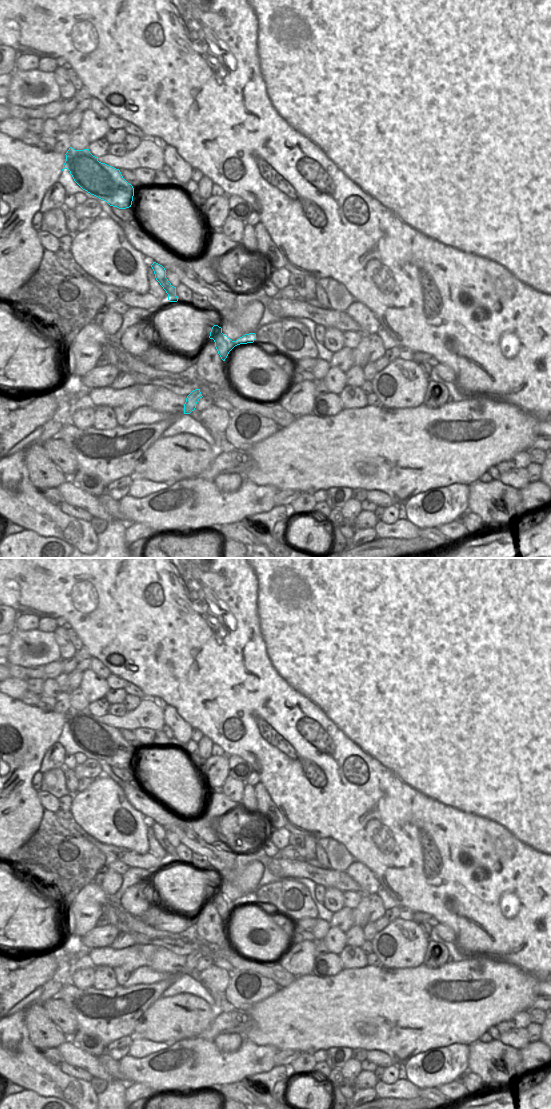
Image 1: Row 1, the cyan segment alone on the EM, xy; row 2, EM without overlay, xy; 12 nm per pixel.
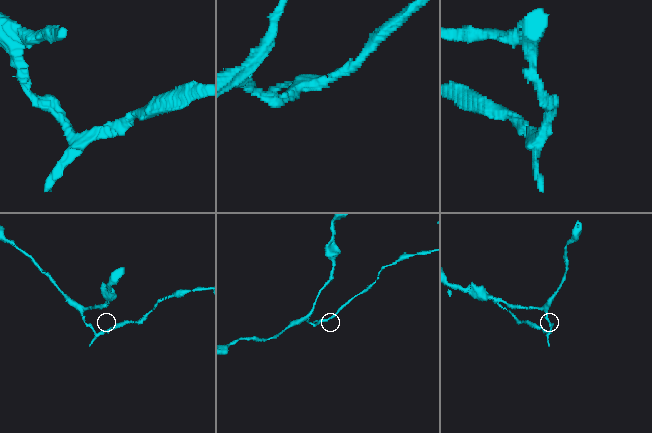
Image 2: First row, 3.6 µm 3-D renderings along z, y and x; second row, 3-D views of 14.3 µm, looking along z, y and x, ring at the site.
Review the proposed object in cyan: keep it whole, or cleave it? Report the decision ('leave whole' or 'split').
split

